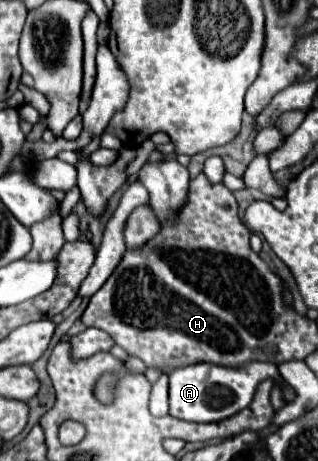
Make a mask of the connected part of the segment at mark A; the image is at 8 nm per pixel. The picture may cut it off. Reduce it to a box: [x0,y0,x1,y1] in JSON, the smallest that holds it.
[169,361,295,423]

